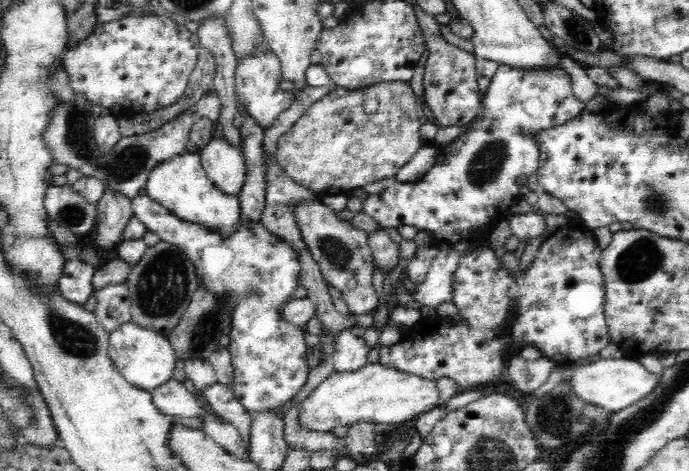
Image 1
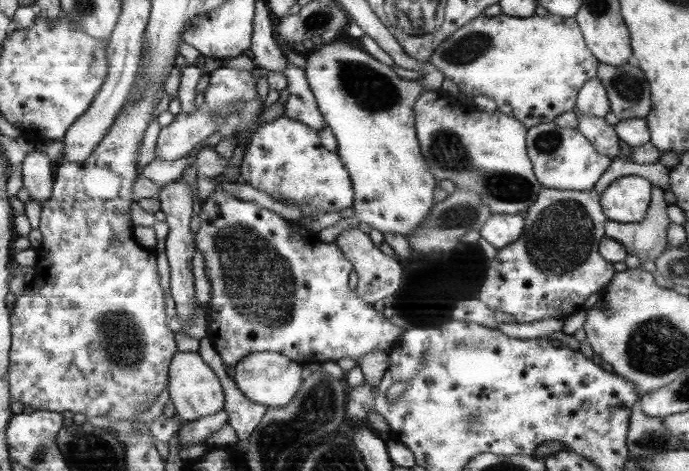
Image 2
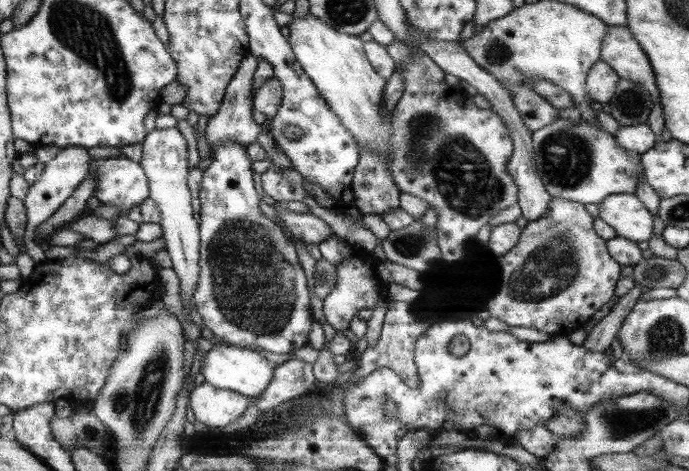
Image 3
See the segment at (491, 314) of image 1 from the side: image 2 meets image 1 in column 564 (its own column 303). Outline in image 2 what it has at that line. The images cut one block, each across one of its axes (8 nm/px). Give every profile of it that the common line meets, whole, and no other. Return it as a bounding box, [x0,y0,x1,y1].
[194,189,402,368]

